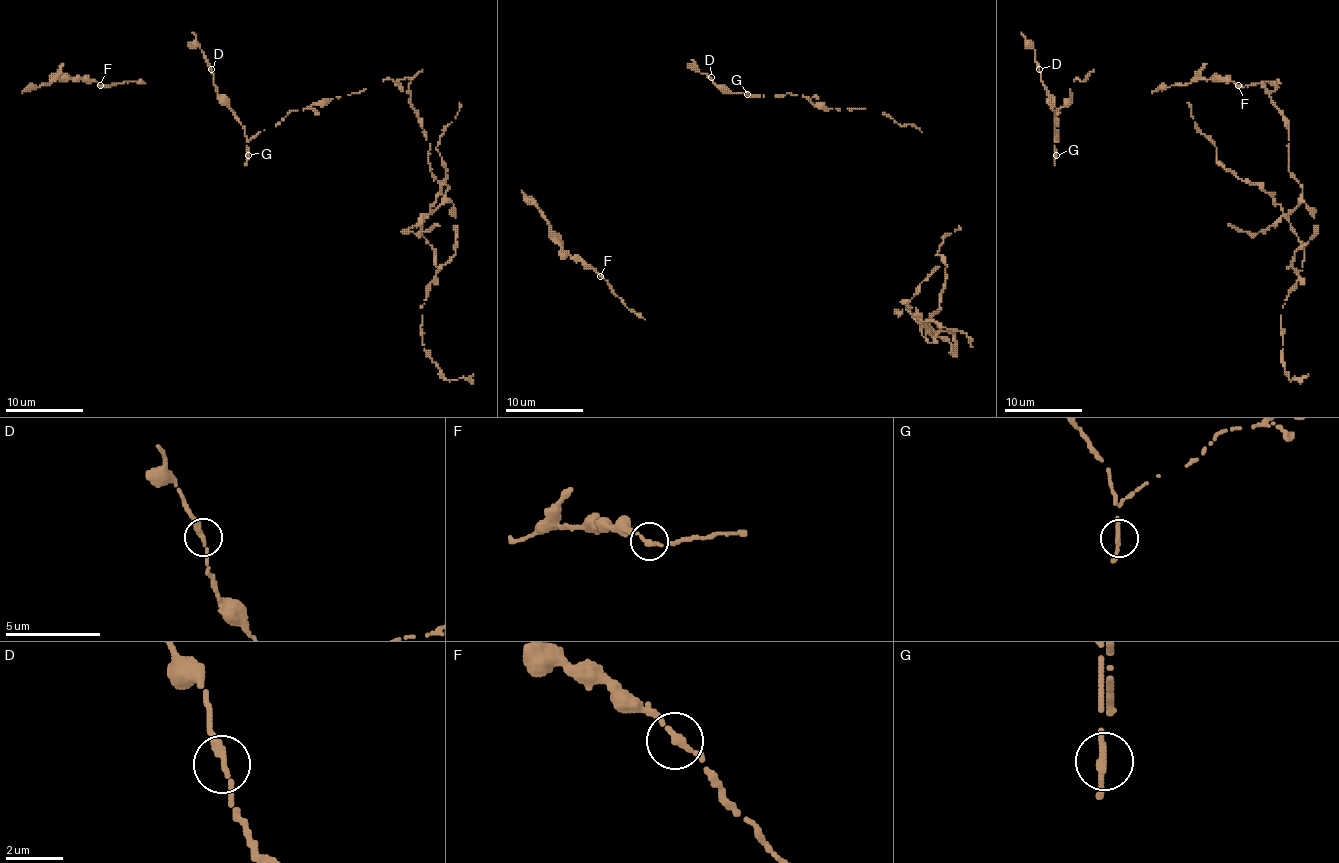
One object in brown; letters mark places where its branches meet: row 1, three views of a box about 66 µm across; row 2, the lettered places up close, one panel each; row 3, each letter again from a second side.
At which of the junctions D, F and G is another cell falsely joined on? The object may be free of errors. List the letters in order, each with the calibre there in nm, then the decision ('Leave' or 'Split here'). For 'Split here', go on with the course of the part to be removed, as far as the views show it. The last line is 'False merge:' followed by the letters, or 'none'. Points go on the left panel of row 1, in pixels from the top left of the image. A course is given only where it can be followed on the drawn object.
D: Thickness 240 nm. Leave
F: Thickness 320 nm. Leave
G: Thickness 340 nm. Split here
False merge: G

